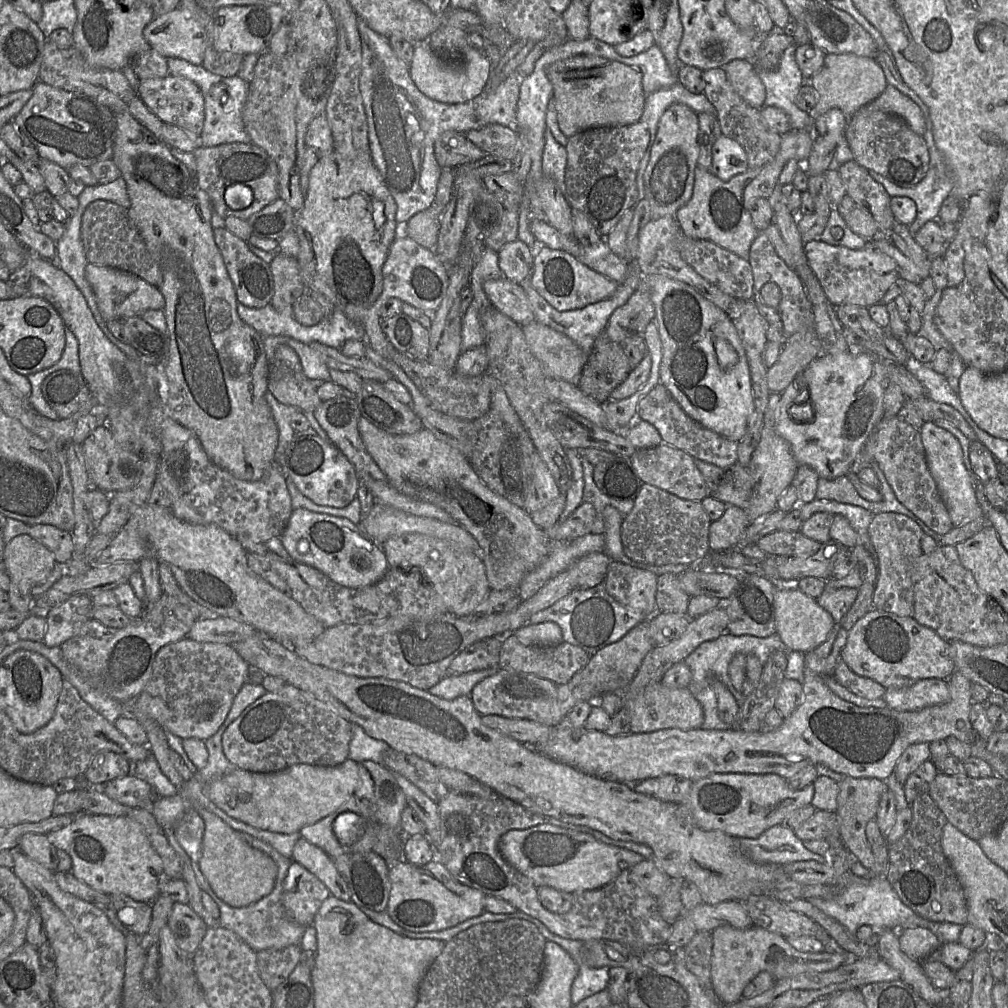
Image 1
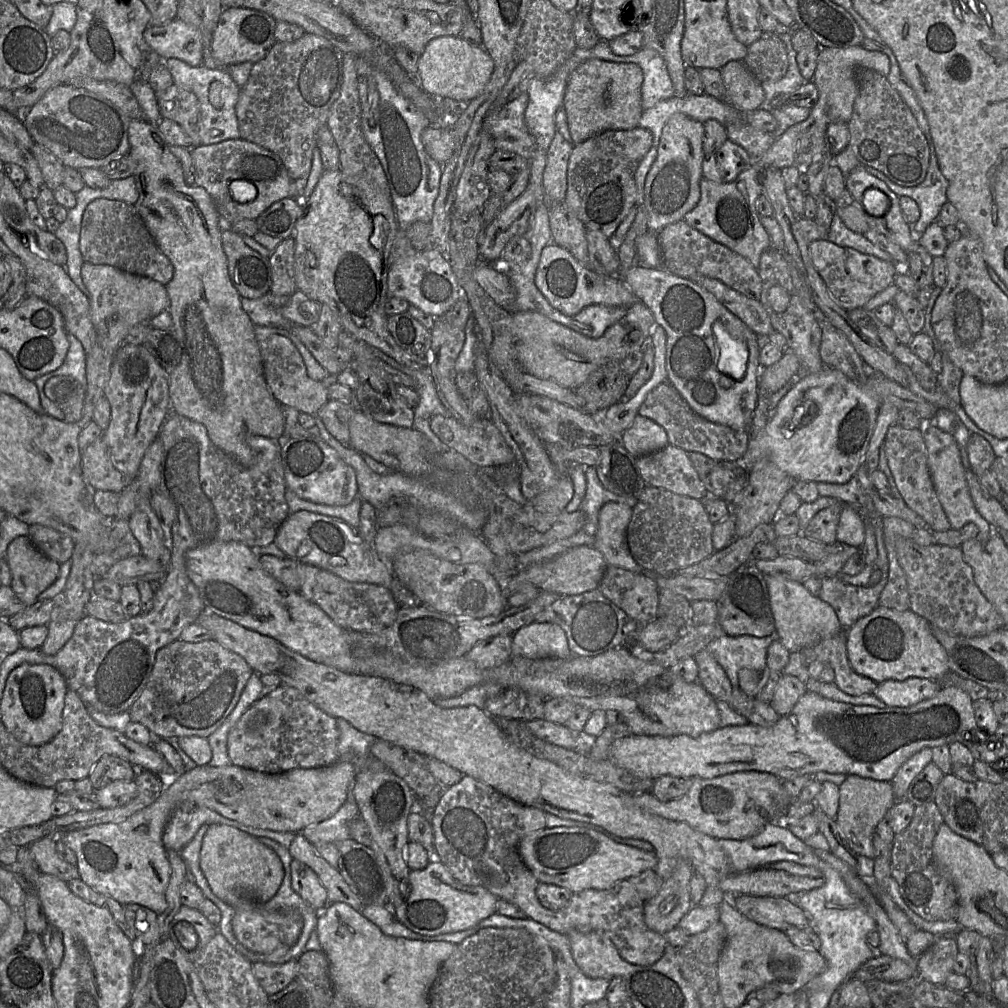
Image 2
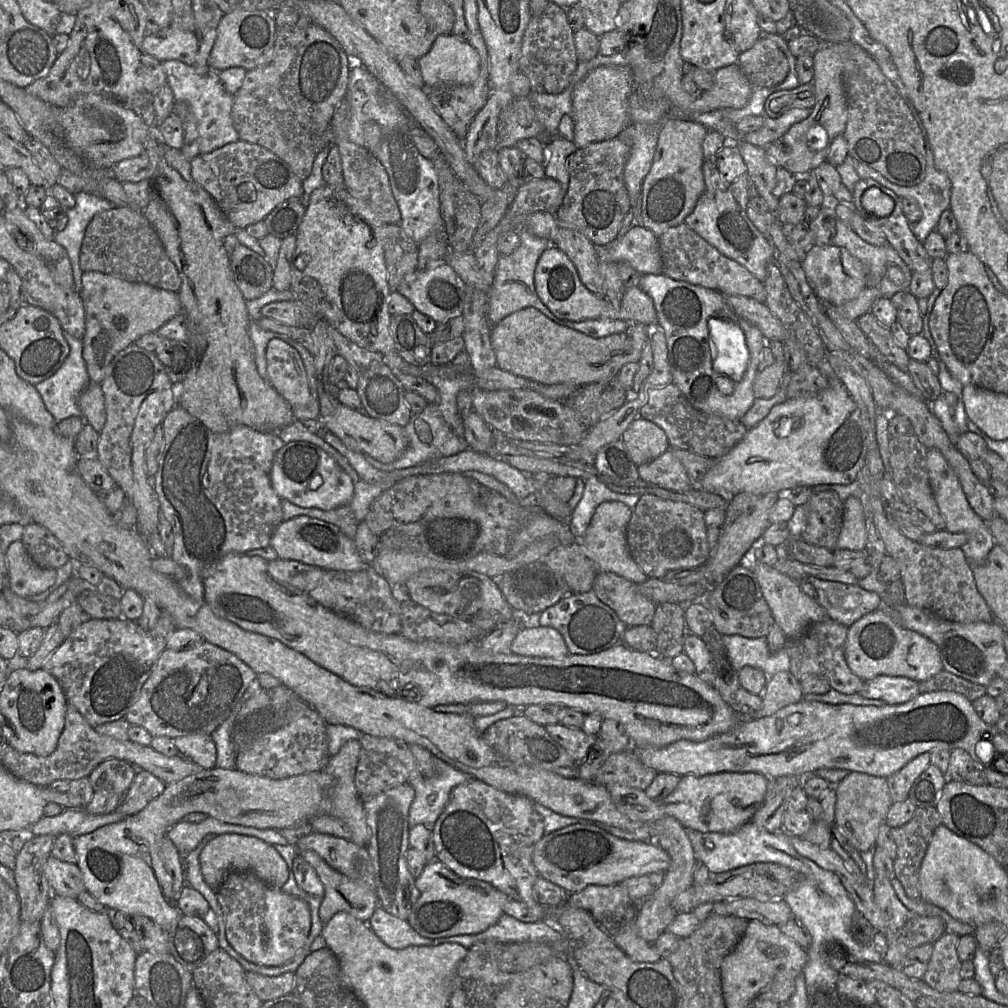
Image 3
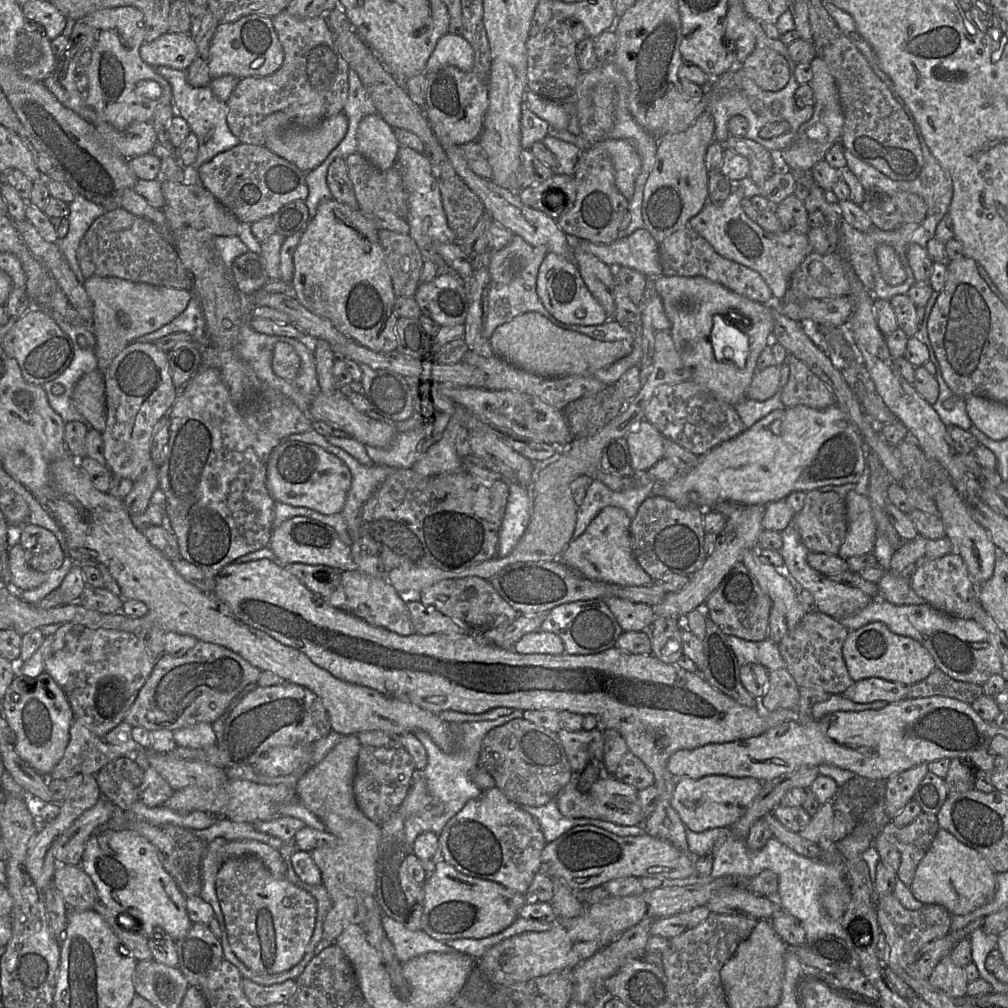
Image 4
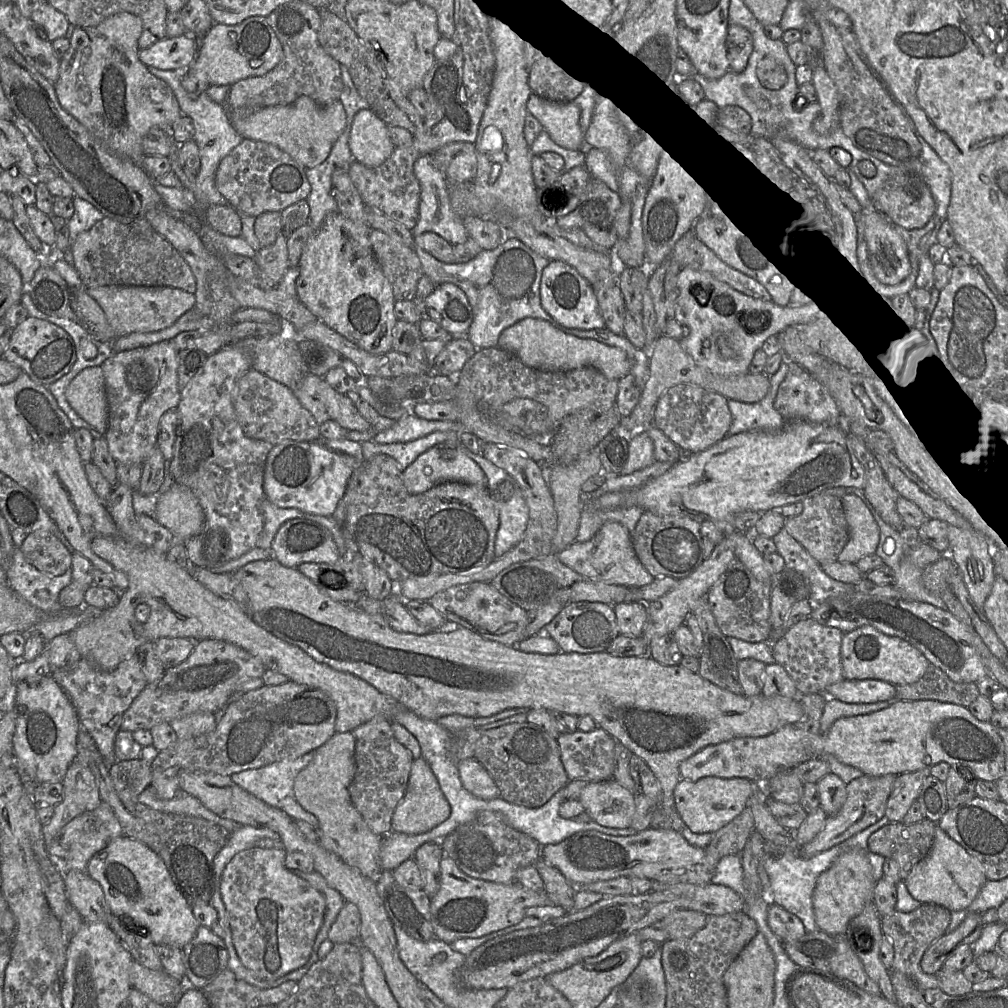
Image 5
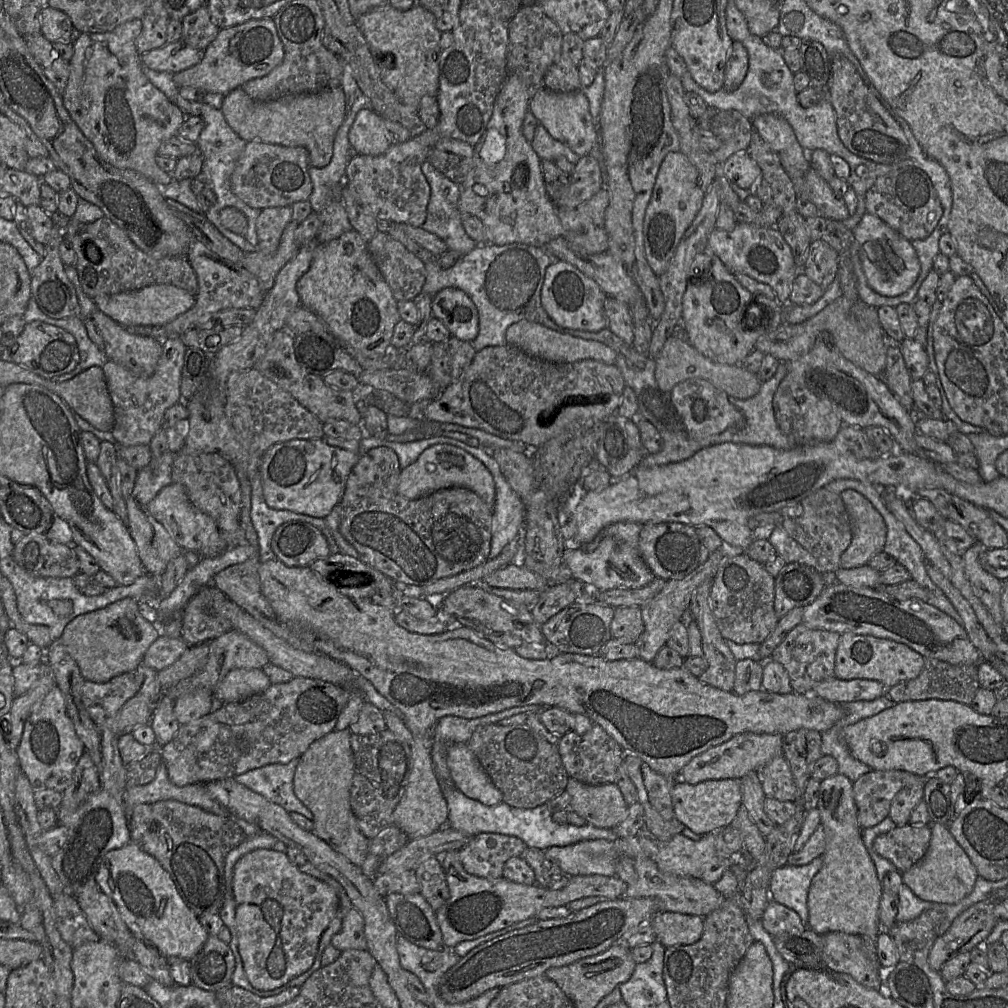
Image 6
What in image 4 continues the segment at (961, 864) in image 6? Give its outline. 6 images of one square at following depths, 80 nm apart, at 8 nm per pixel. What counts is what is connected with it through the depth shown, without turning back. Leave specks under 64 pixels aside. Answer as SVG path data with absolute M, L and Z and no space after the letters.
M939 828L917 866L909 889L924 905L940 905L951 915L966 915L992 900L996 892L996 873L975 849Z

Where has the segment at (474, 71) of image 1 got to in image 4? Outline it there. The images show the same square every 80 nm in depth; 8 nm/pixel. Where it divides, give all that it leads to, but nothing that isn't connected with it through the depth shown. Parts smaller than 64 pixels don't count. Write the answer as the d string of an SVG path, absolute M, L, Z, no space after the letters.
M447 33L442 36L429 57L424 73L437 71L445 66L454 66L470 72L474 64L474 51L463 36Z

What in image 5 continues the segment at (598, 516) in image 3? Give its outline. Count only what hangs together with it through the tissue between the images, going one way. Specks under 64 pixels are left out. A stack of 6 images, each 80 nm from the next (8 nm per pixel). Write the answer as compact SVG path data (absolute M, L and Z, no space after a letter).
M607 522L605 523L594 537L586 542L573 542L568 547L564 548L557 554L558 560L565 566L569 567L578 574L587 577L594 581L603 582L606 584L621 585L629 588L637 588L653 582L653 577L642 565L638 559L632 545L630 532L620 523Z

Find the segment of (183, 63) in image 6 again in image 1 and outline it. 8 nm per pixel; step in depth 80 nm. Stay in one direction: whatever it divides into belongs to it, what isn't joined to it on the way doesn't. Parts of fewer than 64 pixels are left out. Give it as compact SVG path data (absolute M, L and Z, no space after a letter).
M179 7L155 16L144 28L143 37L165 58L180 58L195 65L201 65L203 61L204 28Z

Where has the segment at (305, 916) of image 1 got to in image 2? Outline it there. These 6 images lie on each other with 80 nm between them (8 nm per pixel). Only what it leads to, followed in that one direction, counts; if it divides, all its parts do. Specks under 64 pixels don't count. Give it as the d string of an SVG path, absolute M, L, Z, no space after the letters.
M293 859L290 865L293 890L313 909L322 910L327 905L327 890L309 866Z

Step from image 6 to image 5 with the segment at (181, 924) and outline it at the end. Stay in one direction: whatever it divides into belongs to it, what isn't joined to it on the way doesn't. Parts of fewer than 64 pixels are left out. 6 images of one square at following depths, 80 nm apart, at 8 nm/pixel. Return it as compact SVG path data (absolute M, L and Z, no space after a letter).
M126 835L114 838L89 861L87 873L102 887L111 912L127 927L147 935L154 945L183 948L200 924L177 888L160 856L144 843Z

